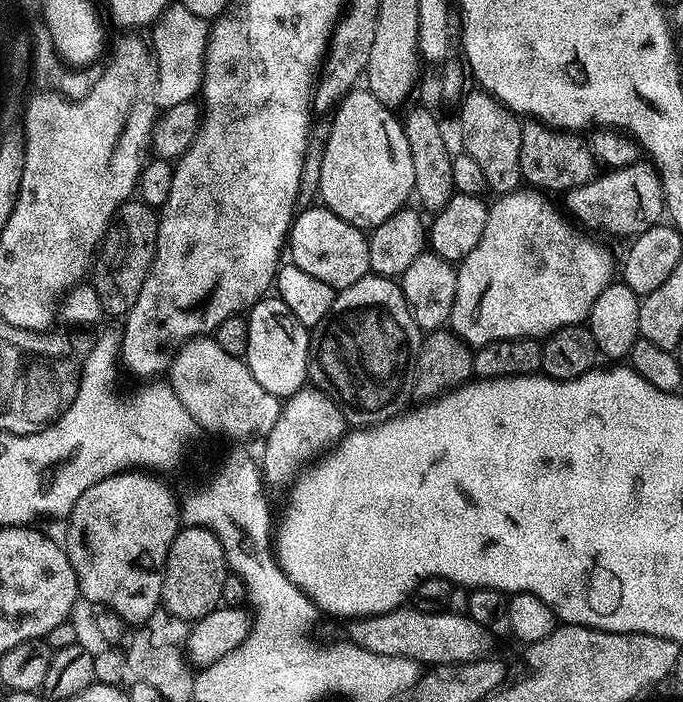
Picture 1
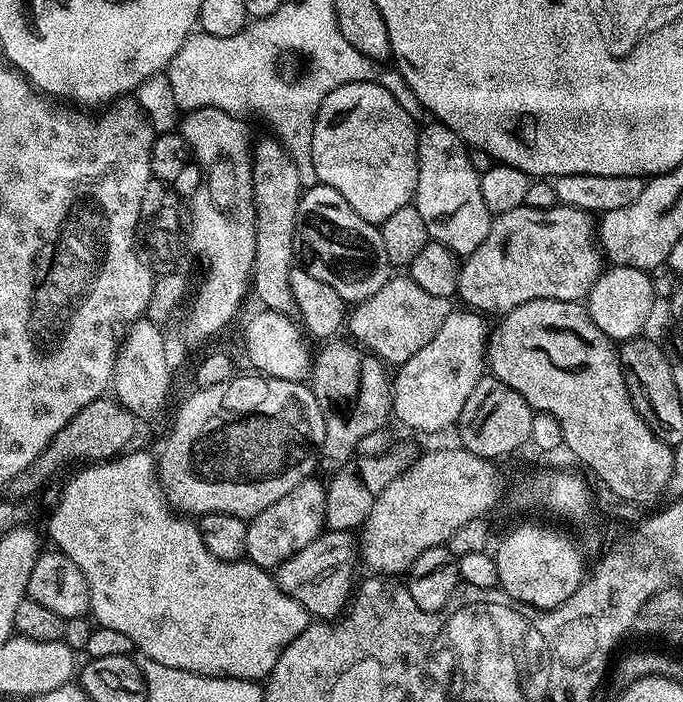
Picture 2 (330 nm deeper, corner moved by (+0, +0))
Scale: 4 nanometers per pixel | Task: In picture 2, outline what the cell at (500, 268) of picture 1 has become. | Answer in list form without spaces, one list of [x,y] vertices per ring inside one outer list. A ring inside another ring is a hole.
[[[453,310],[442,322],[442,330],[414,354],[405,364],[395,369],[392,380],[392,416],[400,419],[408,428],[416,432],[440,432],[457,423],[462,406],[466,406],[466,398],[470,398],[470,390],[478,386],[481,376],[486,372],[486,353],[490,347],[490,324],[483,315],[475,310]]]

